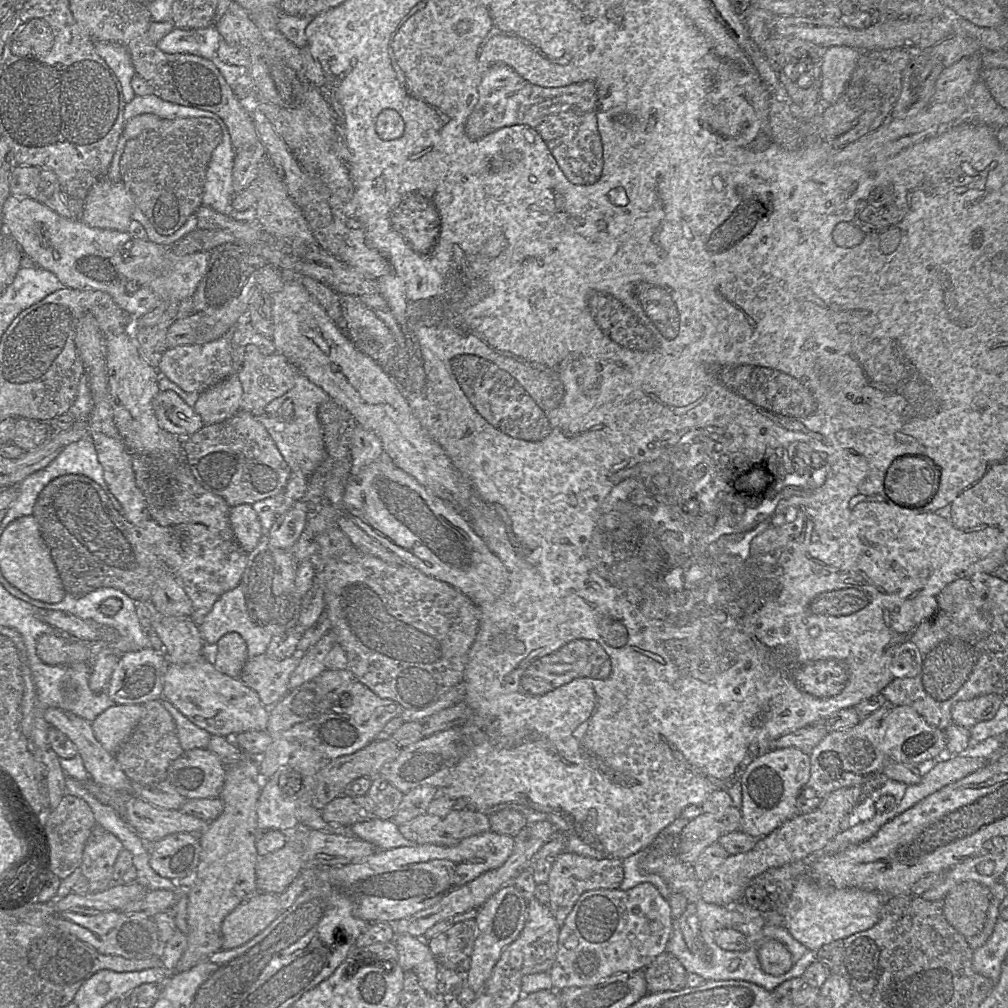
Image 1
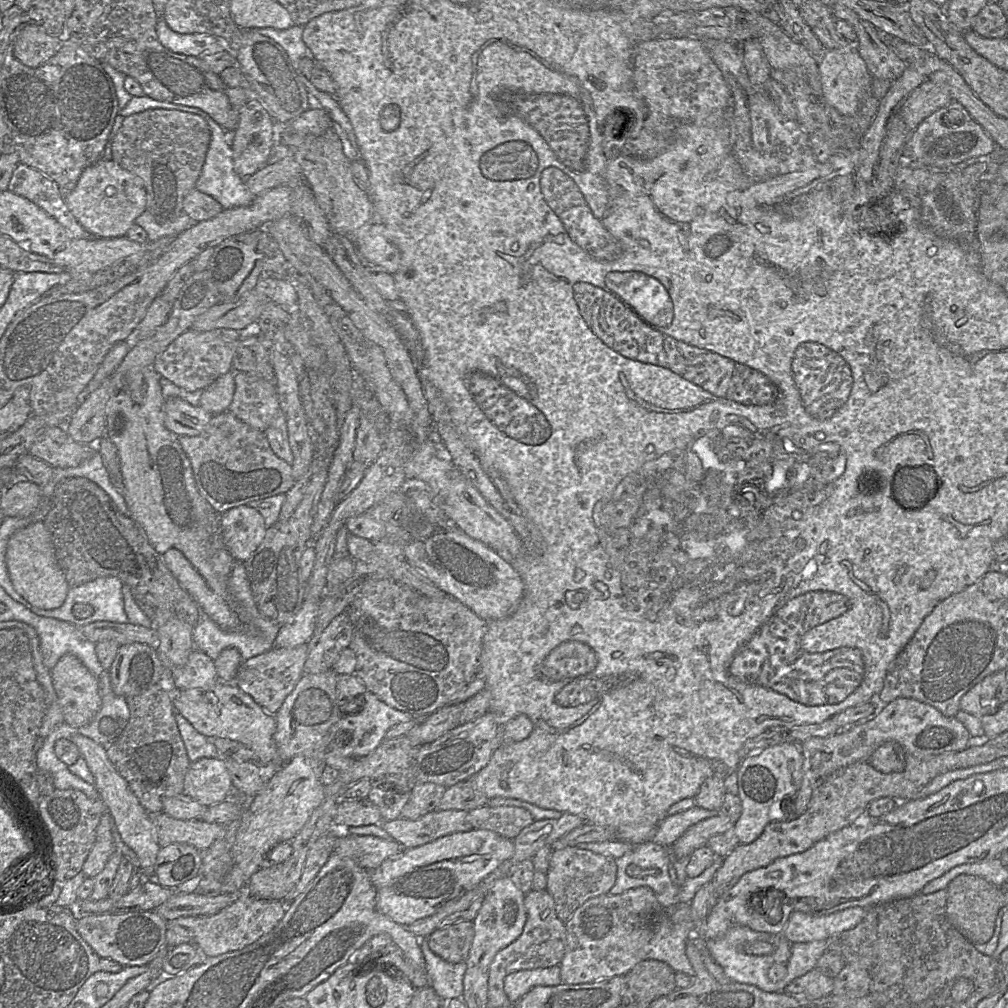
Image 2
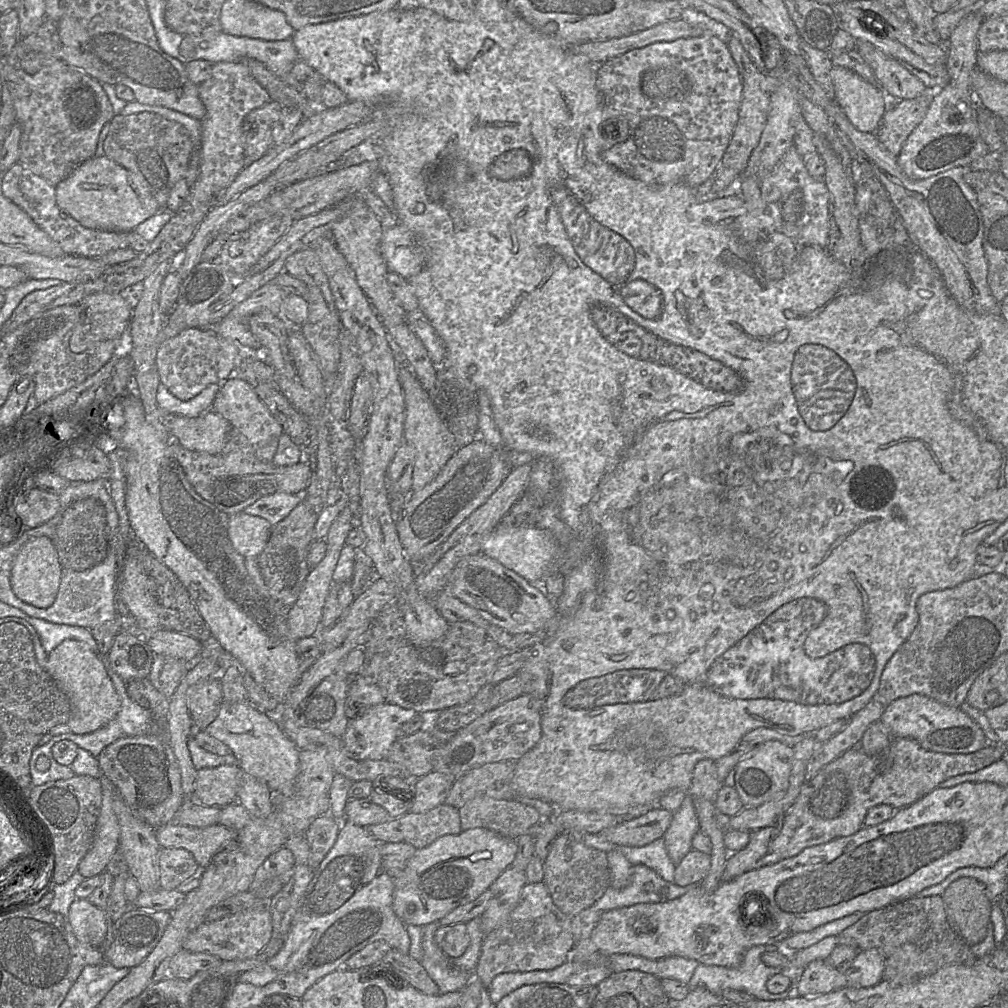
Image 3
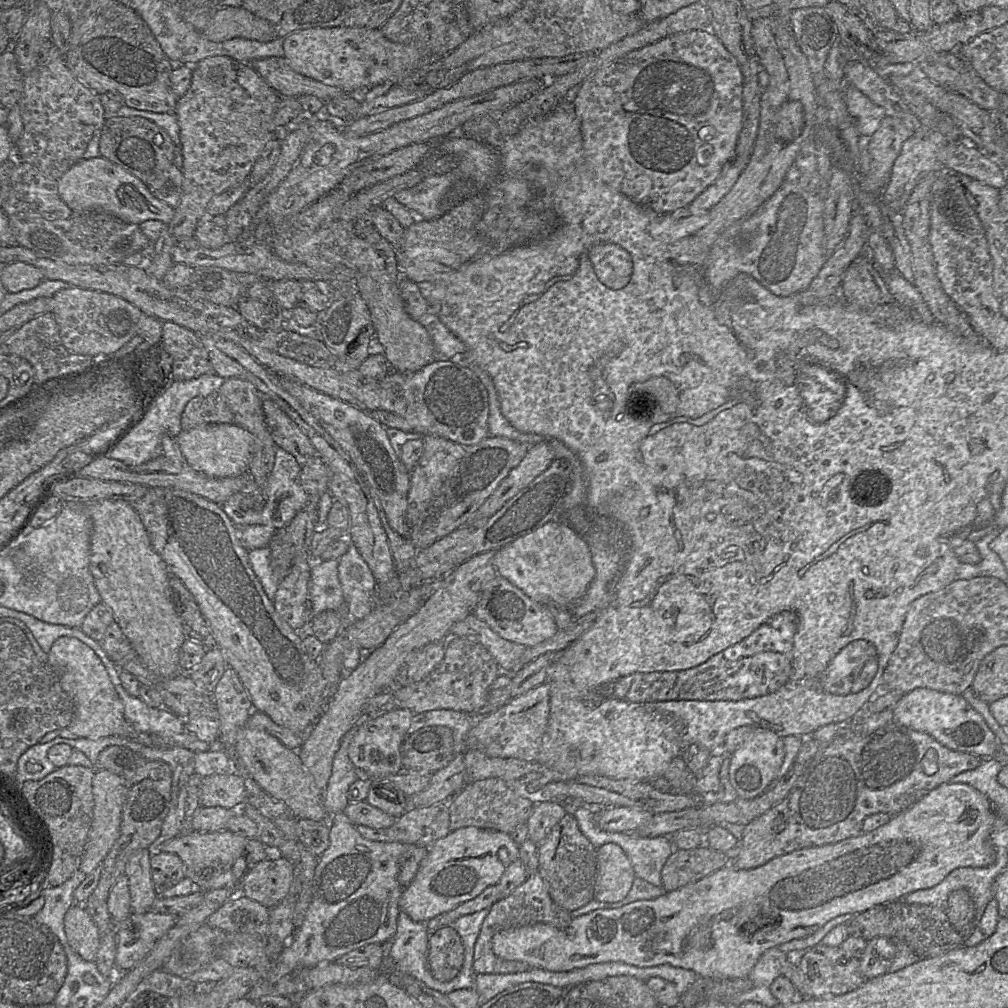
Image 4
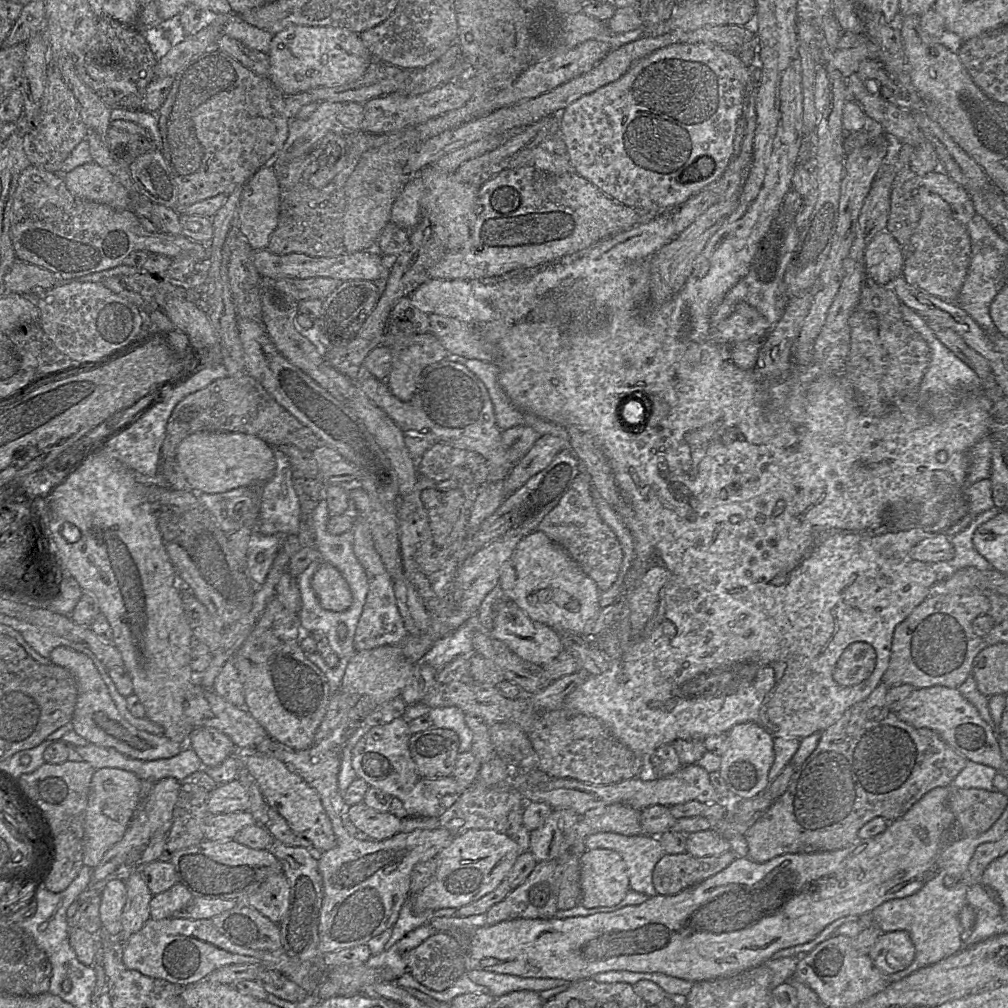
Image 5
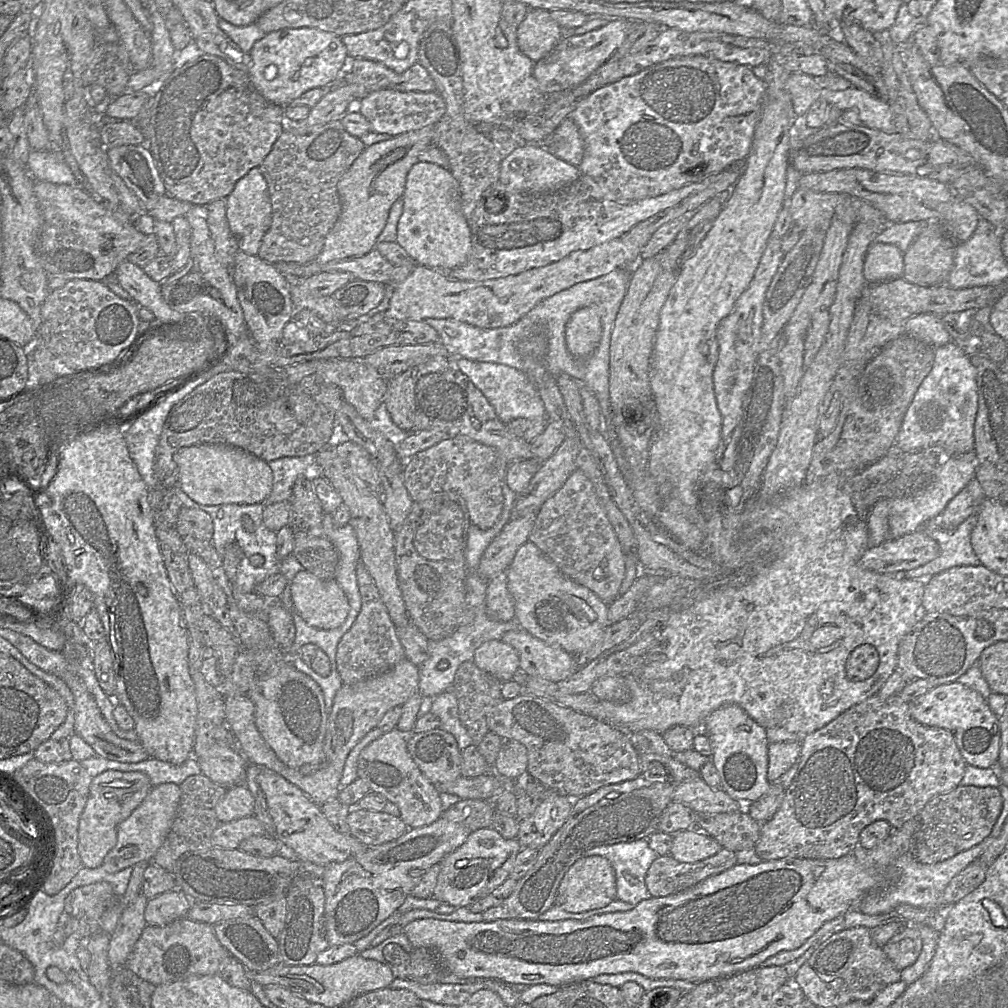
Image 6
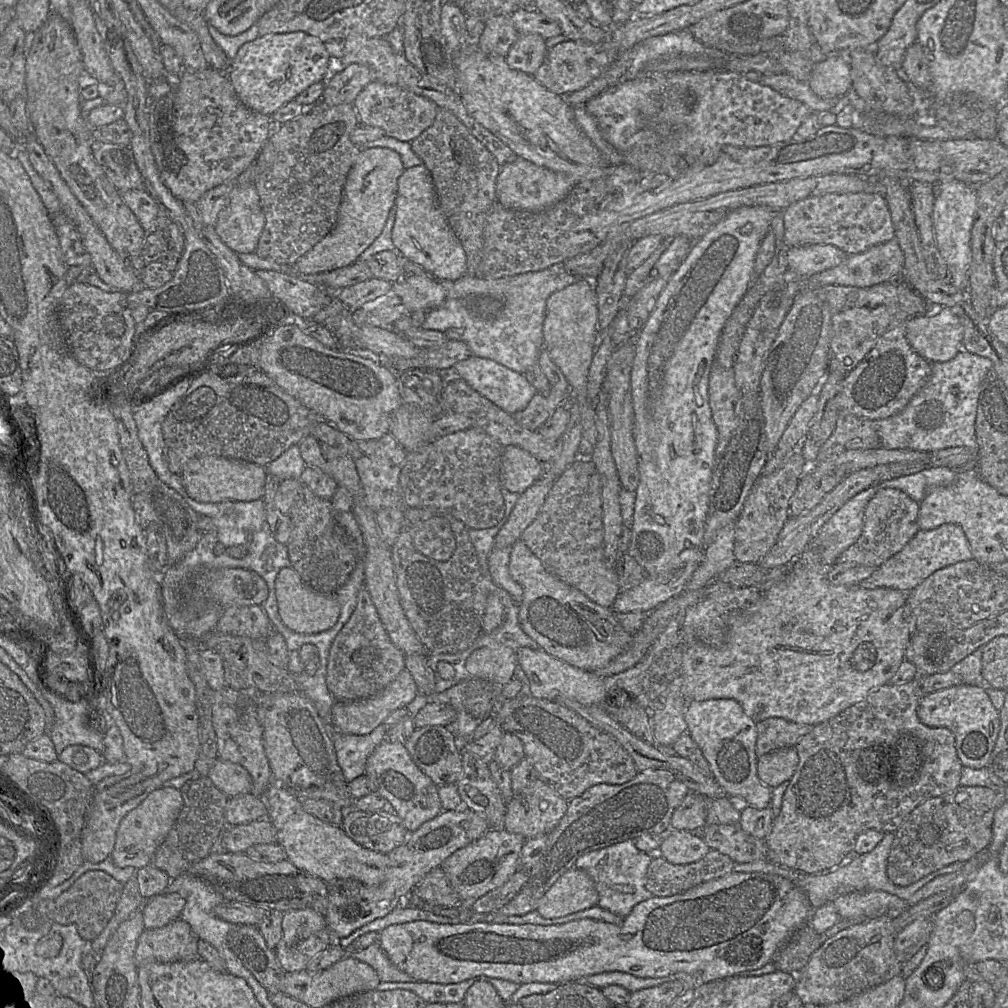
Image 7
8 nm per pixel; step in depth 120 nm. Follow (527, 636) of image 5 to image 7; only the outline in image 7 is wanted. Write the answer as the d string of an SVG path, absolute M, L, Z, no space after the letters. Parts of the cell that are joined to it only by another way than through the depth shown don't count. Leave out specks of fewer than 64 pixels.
M682 614L674 617L656 639L644 658L634 667L616 675L600 677L595 672L582 670L555 658L541 648L531 649L524 647L518 649L516 651L518 664L529 680L530 695L535 698L555 701L559 697L564 696L583 705L600 705L603 707L603 702L605 702L609 693L622 689L627 692L631 700L635 700L644 692L643 679L647 676L652 664L665 650L681 643L682 619Z

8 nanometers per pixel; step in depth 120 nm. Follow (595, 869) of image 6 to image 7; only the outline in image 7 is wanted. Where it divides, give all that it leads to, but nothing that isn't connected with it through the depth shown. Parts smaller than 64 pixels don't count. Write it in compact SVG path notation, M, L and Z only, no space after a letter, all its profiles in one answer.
M573 867L550 887L536 911L546 919L559 918L597 906L598 899L590 876Z

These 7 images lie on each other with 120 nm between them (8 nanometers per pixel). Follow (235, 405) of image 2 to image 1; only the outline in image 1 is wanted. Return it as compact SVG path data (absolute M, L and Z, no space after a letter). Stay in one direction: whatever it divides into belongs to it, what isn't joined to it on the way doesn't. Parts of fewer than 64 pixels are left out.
M248 345L244 366L238 374L243 387L240 410L247 411L255 417L262 416L272 400L280 398L294 386L299 374L298 369L284 355L277 352L264 355L255 345Z

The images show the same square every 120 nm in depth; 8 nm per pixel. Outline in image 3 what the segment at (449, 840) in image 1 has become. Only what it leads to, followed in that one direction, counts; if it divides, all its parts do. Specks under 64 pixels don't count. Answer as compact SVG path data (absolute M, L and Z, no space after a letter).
M443 803L424 813L412 813L372 825L367 831L380 843L408 843L416 849L427 847L444 835L457 835L461 830L457 808Z

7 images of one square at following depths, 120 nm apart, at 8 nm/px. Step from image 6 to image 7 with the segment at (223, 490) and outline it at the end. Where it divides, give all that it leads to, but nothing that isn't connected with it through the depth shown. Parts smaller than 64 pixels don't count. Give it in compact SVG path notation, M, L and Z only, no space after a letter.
M200 456L186 463L181 478L187 494L198 502L248 502L263 498L267 473L266 466L251 462L220 456Z

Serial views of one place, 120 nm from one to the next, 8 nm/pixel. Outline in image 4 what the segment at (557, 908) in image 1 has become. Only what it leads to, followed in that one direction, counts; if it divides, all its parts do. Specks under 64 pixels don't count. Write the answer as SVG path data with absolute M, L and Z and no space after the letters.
M567 813L538 845L539 868L550 897L568 912L594 899L597 874L597 849L583 835L574 815Z

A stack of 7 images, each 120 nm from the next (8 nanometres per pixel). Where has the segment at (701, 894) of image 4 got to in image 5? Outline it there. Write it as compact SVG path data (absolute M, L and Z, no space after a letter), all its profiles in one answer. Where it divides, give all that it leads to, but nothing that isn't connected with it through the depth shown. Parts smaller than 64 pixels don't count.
M951 785L937 787L926 793L902 817L891 821L887 829L868 839L857 839L853 844L834 851L816 853L788 853L772 858L764 863L754 862L748 857L737 856L734 861L717 874L674 895L655 895L640 905L629 905L613 912L597 913L552 919L513 919L485 925L467 937L466 971L485 970L500 974L510 974L524 978L561 979L574 982L591 979L592 976L608 971L630 971L639 973L663 973L691 982L713 980L739 974L767 962L779 950L804 944L815 938L827 925L846 916L861 916L873 911L886 901L910 896L919 891L937 872L937 859L943 833L953 824L954 816L948 808Z

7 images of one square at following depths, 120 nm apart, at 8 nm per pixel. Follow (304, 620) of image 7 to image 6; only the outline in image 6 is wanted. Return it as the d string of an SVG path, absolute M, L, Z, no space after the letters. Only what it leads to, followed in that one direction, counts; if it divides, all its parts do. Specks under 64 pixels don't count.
M301 570L289 582L293 611L318 629L333 629L343 624L350 605L336 579L323 580Z

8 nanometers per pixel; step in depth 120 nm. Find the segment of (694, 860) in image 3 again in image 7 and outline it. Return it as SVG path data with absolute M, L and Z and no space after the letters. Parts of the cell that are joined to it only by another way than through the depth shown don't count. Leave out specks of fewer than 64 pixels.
M711 849L702 859L687 865L671 864L660 855L656 855L647 868L645 887L654 897L672 896L732 872L734 863L729 856Z

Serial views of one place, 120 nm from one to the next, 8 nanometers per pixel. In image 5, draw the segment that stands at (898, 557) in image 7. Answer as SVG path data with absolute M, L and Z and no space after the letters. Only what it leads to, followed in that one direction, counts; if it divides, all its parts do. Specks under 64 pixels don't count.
M991 508L977 515L962 531L950 538L954 548L954 557L947 563L957 569L974 567L979 570L991 570L991 564L981 556L973 545L973 535L983 523L995 517L1001 509Z

